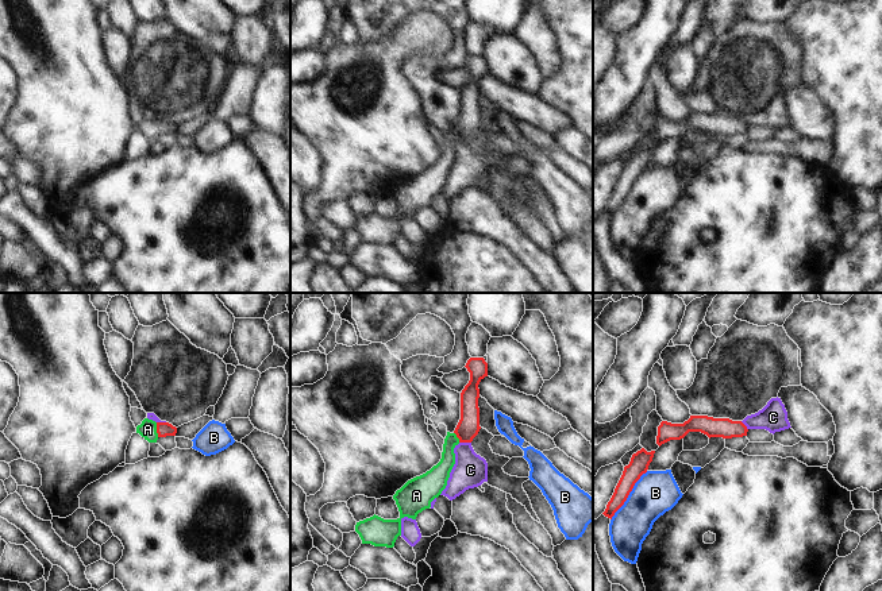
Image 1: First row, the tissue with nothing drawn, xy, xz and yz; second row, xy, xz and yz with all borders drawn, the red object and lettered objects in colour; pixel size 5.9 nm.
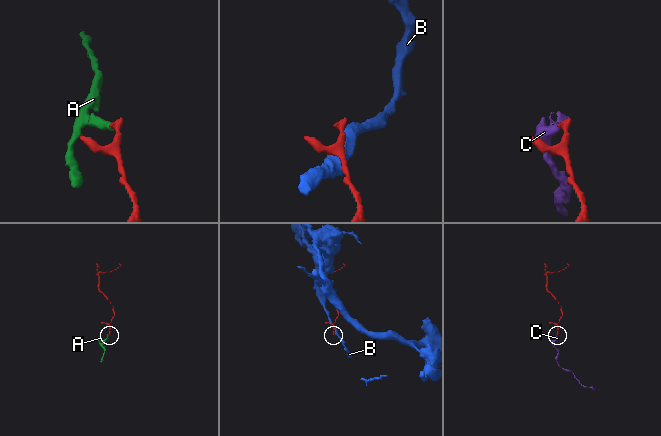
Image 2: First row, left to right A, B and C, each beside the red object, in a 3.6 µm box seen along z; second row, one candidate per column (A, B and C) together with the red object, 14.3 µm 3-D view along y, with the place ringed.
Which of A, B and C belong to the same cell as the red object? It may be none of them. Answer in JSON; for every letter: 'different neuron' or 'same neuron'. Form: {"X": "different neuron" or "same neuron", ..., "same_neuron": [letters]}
{"A": "same neuron", "B": "different neuron", "C": "different neuron", "same_neuron": ["A"]}

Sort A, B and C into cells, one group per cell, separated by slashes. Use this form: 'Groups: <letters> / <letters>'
Groups: A / B / C.

